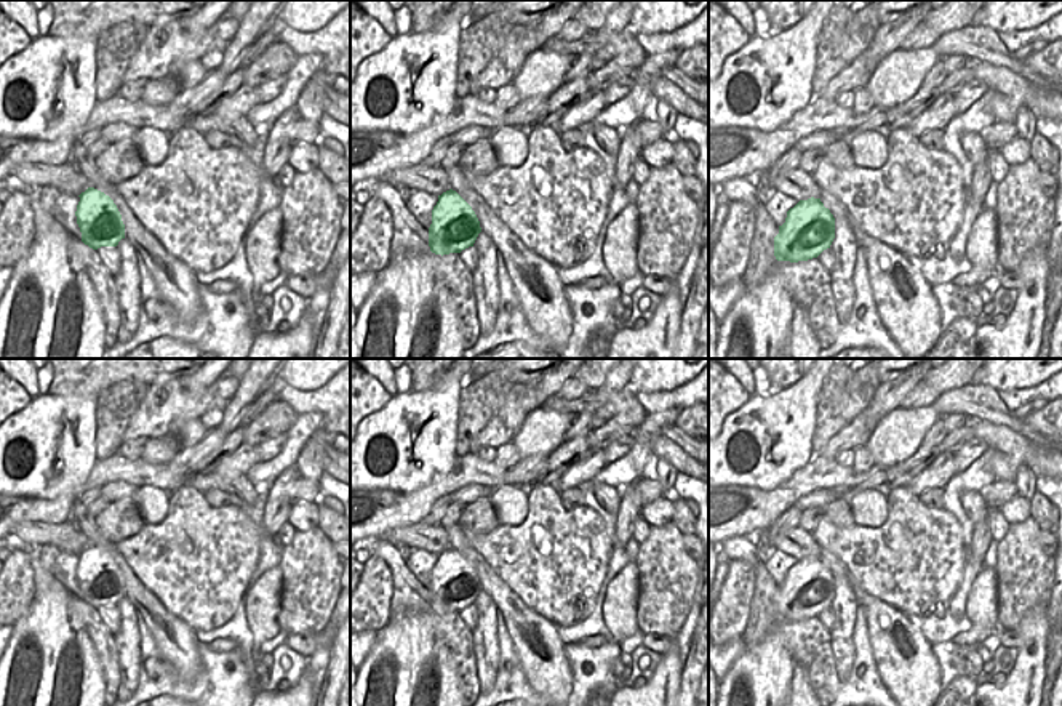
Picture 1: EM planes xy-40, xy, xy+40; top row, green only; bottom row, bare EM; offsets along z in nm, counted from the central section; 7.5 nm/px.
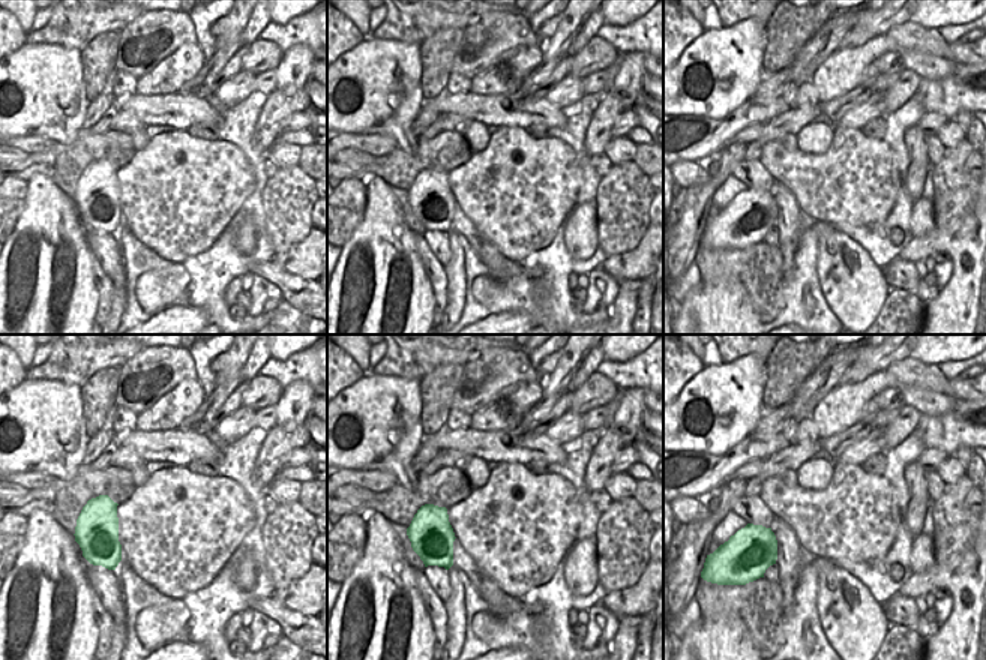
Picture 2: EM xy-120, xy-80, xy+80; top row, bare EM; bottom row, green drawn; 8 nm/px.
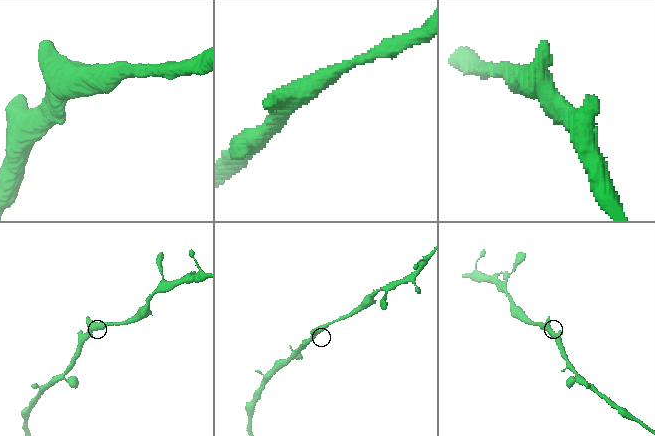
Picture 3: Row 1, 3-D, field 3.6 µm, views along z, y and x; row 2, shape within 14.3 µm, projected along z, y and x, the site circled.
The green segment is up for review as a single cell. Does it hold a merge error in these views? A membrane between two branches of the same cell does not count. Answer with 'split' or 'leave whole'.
leave whole

